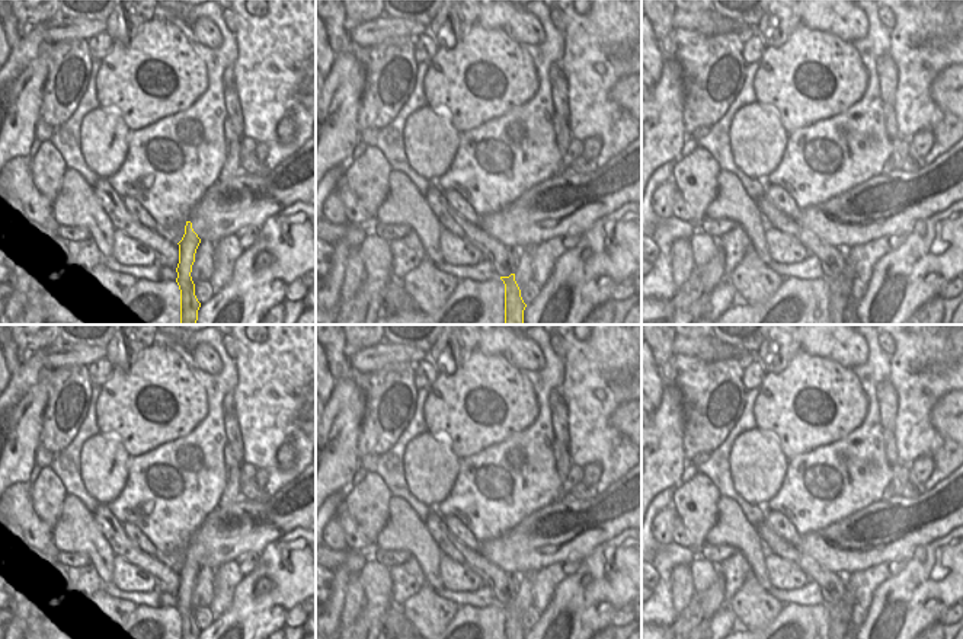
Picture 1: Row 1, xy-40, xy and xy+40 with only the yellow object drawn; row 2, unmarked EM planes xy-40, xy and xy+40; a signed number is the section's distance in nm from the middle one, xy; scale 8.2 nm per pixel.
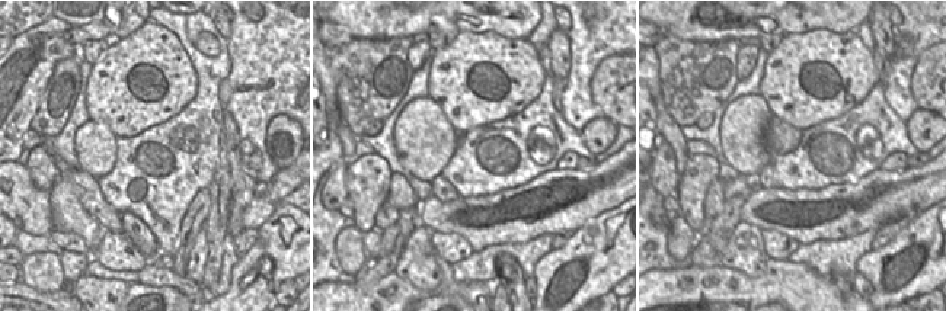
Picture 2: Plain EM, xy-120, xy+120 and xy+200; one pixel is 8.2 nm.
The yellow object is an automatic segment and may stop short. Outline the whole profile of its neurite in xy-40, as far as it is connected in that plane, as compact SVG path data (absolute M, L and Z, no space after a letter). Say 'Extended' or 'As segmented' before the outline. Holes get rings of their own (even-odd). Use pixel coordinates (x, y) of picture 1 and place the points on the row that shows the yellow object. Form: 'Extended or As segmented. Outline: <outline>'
As segmented. Outline: M186 221L185 234L179 245L179 263L176 268L176 282L180 290L180 325L196 325L201 303L195 295L195 284L191 272L195 262L195 253L201 239L192 229L192 223Z

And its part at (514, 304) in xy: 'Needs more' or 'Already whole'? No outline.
Already whole.

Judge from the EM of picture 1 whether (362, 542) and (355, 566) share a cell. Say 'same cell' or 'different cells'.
different cells

